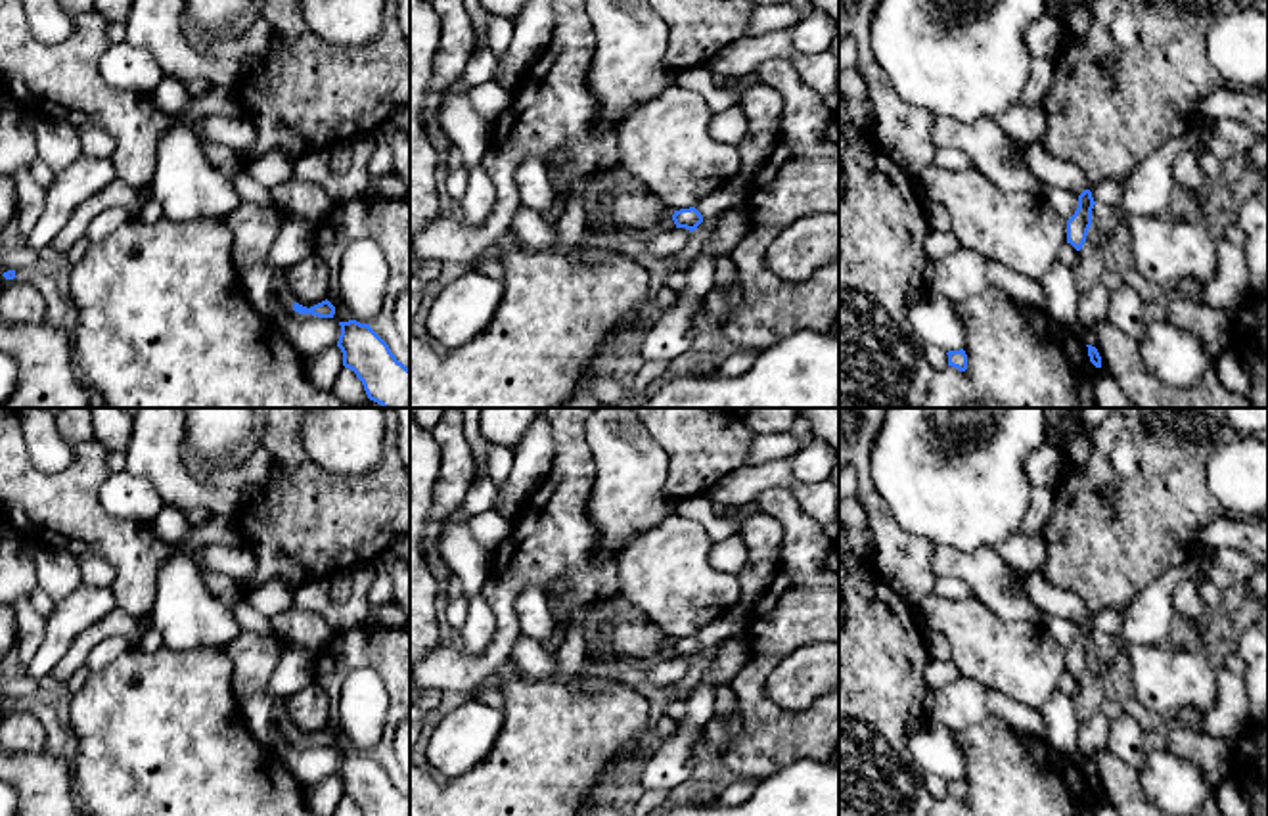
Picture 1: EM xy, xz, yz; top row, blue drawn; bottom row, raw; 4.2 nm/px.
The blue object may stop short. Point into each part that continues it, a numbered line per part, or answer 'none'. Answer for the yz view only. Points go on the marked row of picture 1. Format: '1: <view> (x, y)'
1: yz (1021, 230)

